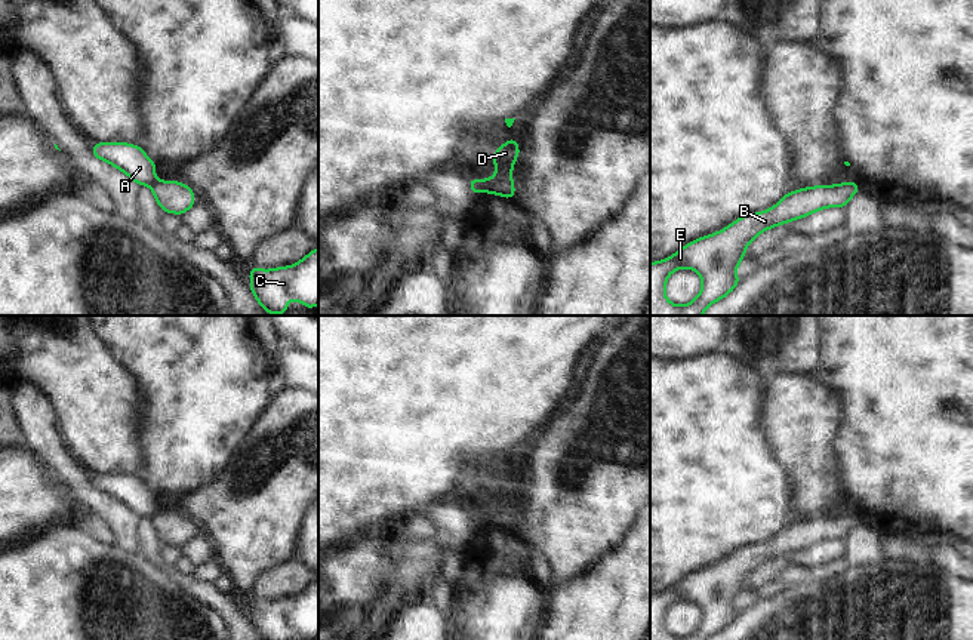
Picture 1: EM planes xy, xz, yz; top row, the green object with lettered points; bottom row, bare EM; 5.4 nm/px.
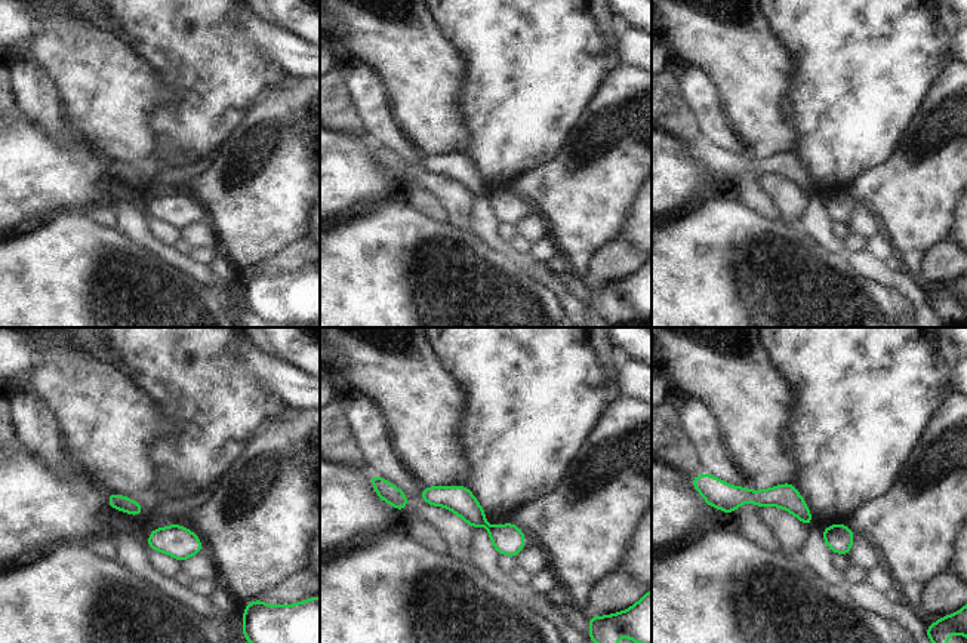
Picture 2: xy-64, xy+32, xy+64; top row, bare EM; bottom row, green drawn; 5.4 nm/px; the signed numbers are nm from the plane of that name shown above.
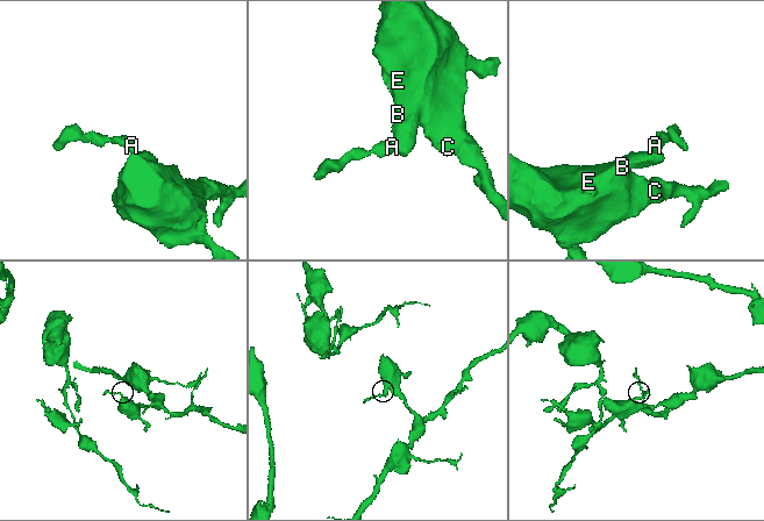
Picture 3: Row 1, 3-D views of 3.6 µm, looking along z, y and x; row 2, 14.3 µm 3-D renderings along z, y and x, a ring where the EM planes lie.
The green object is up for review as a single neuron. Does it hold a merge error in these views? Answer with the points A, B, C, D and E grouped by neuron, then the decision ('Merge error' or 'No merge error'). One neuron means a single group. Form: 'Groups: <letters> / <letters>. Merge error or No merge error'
Groups: A / B C D E. Merge error.

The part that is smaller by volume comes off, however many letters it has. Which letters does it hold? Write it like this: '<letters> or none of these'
A

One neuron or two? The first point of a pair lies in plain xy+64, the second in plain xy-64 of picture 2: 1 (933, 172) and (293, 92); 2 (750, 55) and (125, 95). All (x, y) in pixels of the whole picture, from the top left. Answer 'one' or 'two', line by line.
1: one
2: one

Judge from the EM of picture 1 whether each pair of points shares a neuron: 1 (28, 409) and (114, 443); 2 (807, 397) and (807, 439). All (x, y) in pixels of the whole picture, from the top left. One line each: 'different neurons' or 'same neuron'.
1: different neurons
2: same neuron

